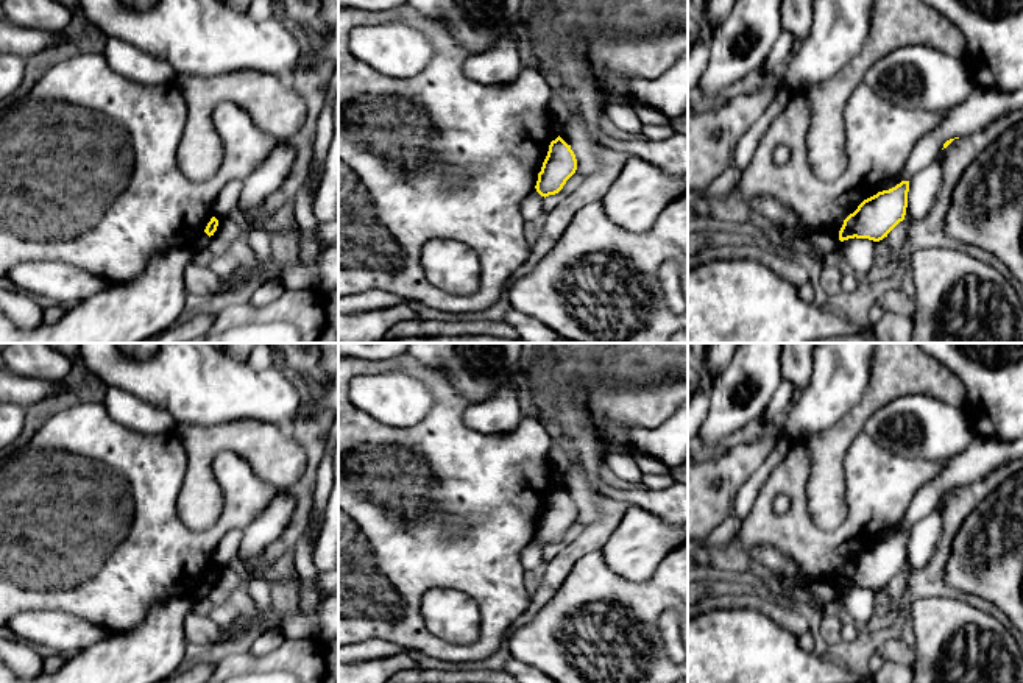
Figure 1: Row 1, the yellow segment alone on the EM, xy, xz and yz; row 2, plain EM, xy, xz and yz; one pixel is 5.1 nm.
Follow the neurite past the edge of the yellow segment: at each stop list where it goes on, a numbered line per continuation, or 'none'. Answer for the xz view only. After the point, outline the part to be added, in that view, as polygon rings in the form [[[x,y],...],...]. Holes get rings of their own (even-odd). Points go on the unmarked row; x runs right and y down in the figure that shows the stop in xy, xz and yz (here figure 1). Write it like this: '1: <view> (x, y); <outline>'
none

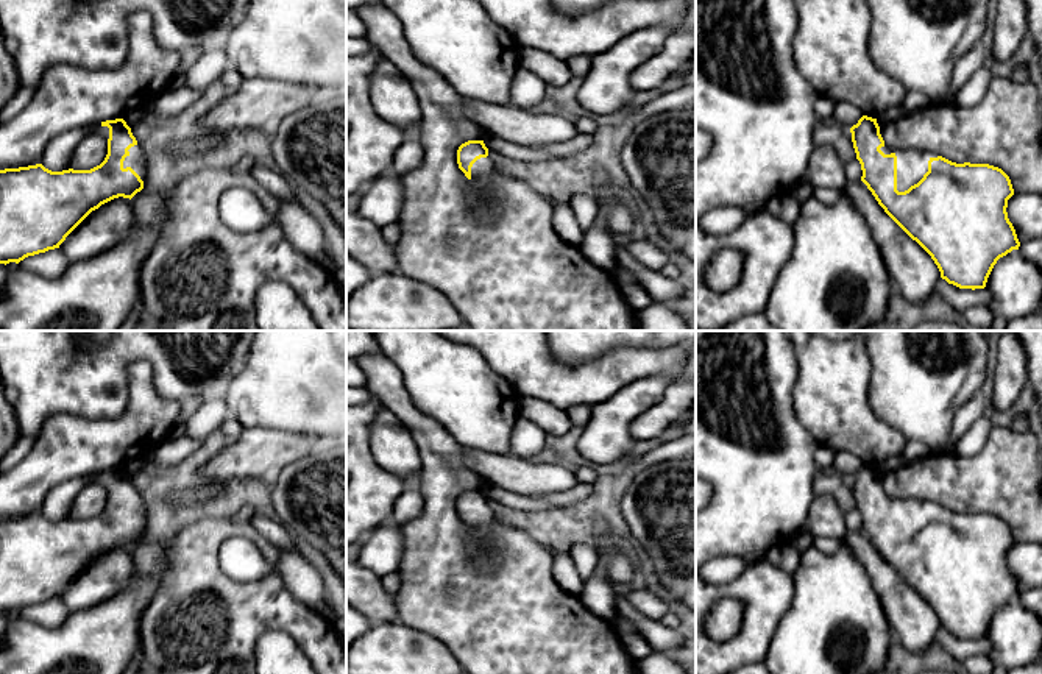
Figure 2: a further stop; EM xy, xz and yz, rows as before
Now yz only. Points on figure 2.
1: yz (911, 514); [[[886,495],[880,498],[884,504],[897,506],[897,540],[905,541],[917,534],[928,521],[928,510],[939,504],[920,499],[889,499]]]

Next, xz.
1: xz (482, 520); [[[488,506],[477,509],[471,516],[471,532],[468,535],[468,548],[477,566],[484,566],[488,563],[488,557],[477,551],[477,545],[485,538],[488,532],[494,529],[493,527],[494,523],[498,523],[498,518]]]

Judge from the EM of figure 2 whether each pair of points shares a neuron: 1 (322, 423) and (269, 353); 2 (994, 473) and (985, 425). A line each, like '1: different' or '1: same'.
1: same
2: different

